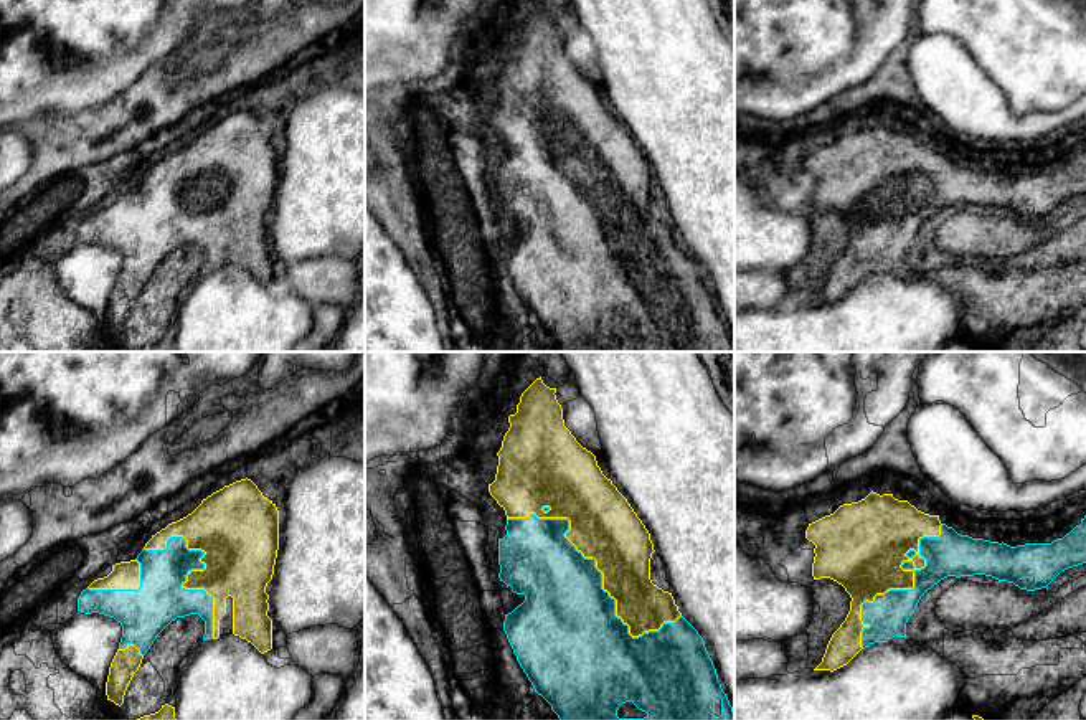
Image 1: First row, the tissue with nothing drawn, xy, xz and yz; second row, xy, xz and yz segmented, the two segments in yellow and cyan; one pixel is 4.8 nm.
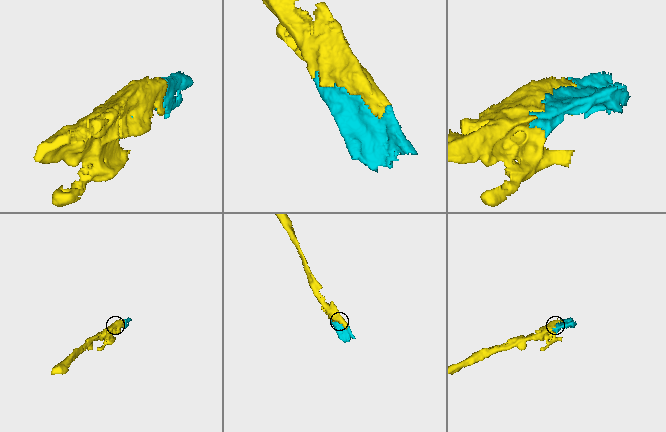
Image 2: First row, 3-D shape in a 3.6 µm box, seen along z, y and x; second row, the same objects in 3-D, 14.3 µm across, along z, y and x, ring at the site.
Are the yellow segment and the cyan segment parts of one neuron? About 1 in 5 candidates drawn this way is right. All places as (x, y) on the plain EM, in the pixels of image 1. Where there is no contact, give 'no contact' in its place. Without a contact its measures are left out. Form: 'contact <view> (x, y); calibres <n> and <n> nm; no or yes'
contact yz (903, 218); calibres 360 and 190 nm; yes

